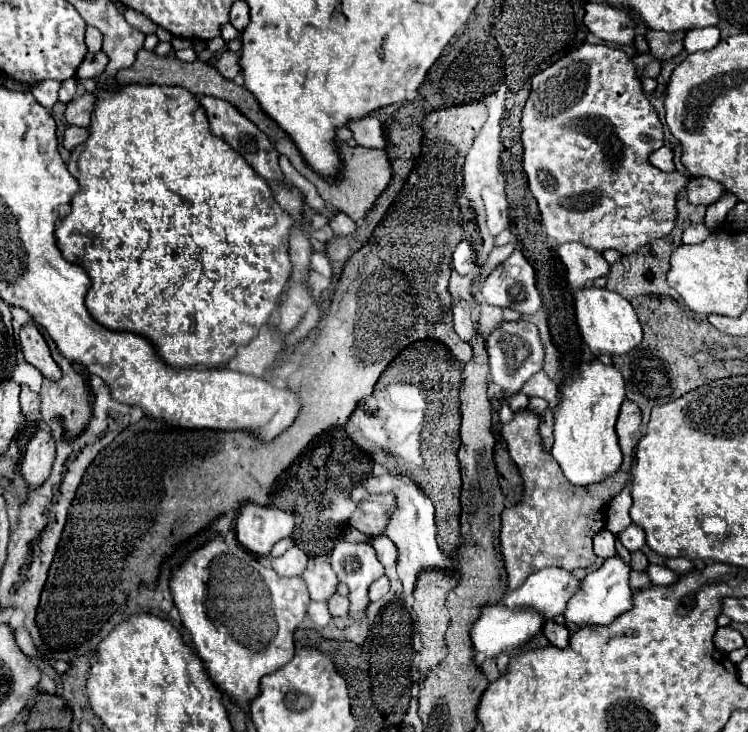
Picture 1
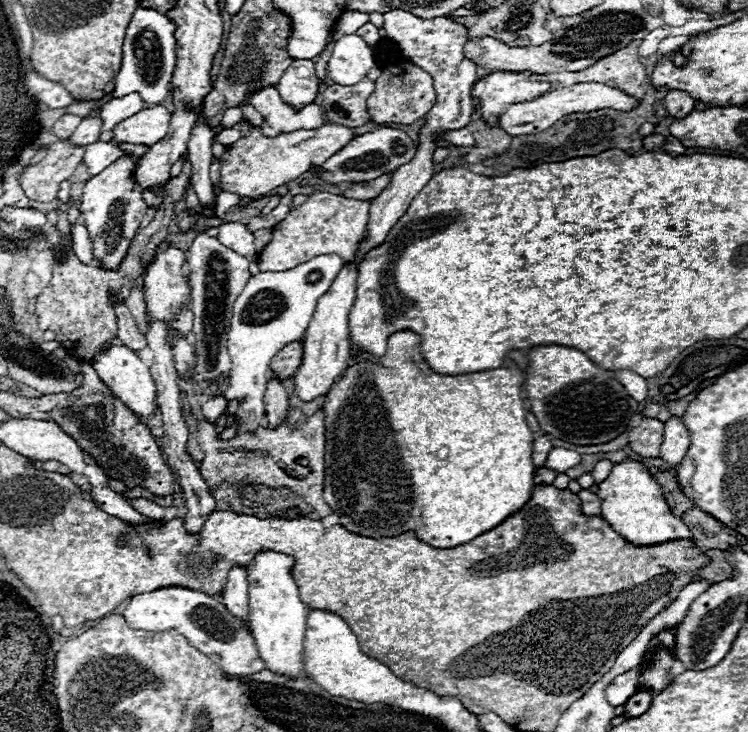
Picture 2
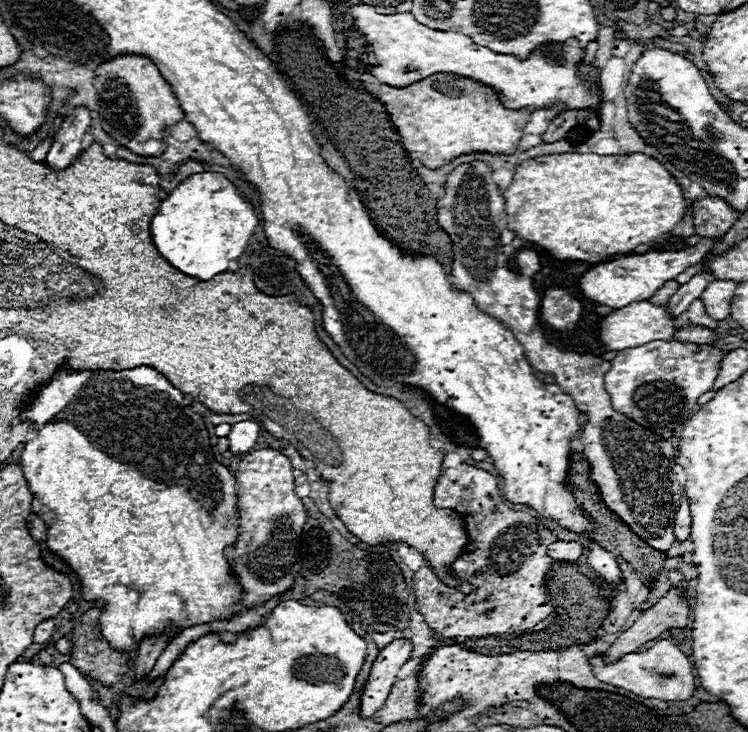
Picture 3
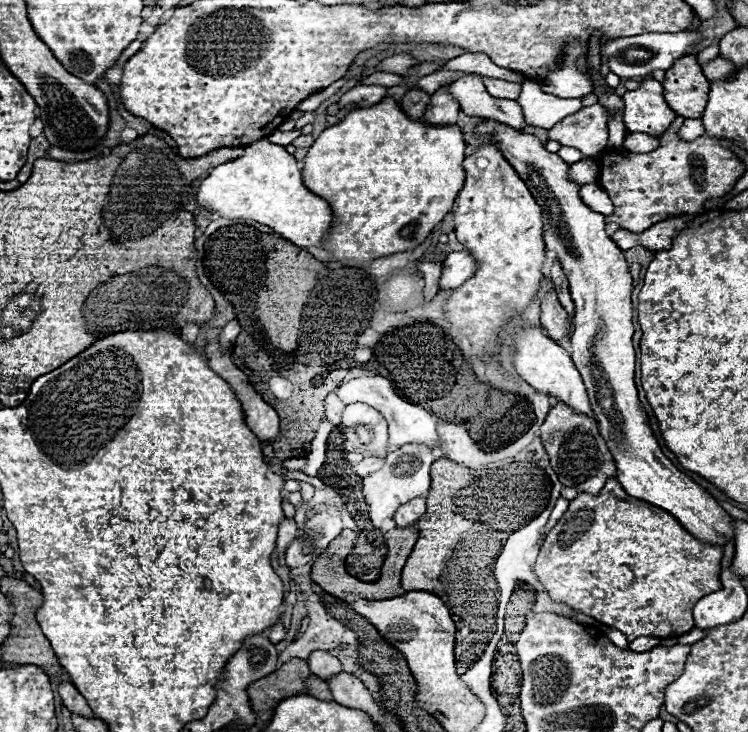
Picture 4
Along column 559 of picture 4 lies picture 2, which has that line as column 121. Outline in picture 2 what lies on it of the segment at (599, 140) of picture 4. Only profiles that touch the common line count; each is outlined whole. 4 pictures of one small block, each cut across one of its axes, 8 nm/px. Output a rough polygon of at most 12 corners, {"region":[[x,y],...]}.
{"region":[[164,106],[140,110],[112,132],[116,142],[152,146],[166,136]]}

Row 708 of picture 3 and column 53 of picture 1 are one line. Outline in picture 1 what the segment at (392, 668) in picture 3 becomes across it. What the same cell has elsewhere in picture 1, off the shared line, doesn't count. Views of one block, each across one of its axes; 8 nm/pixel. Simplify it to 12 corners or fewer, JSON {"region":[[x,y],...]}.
{"region":[[30,320],[20,330],[24,358],[46,378],[62,376],[38,326]]}

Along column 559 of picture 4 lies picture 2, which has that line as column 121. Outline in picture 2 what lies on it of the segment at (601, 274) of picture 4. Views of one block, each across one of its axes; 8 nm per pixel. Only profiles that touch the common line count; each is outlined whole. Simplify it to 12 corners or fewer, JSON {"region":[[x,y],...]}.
{"region":[[122,156],[82,188],[94,258],[120,266],[148,208]]}

